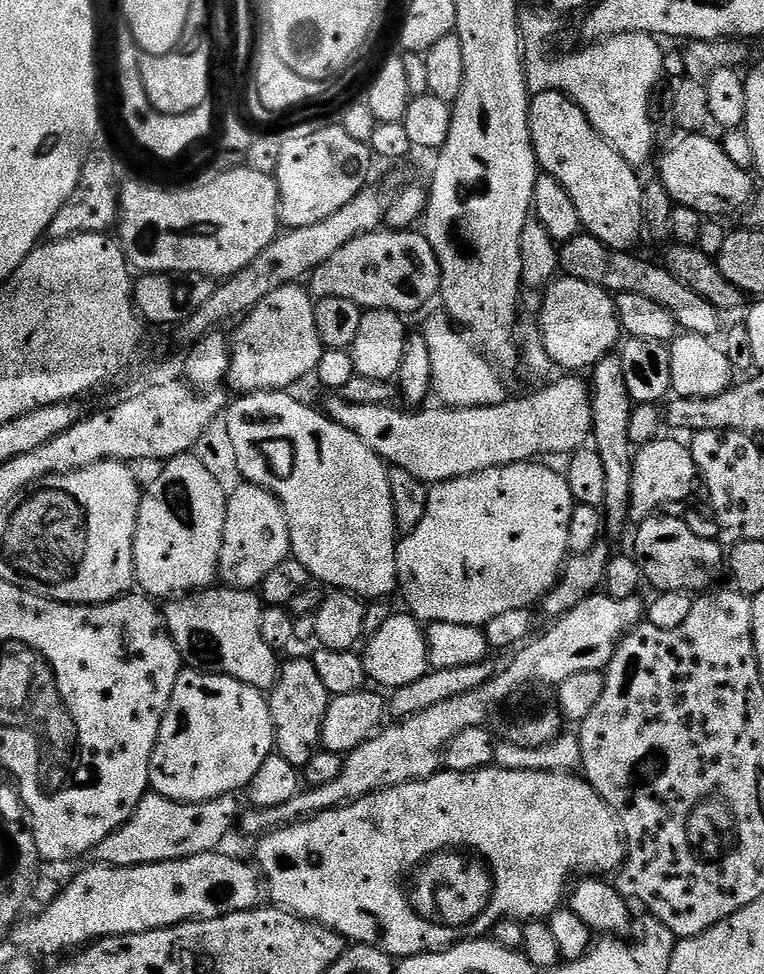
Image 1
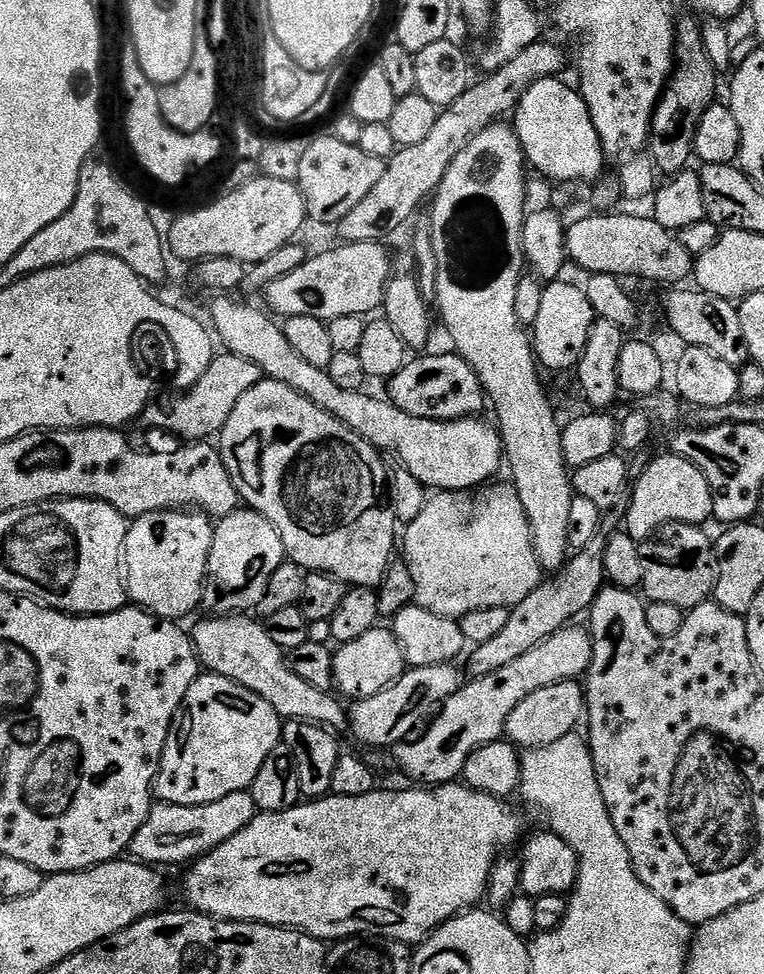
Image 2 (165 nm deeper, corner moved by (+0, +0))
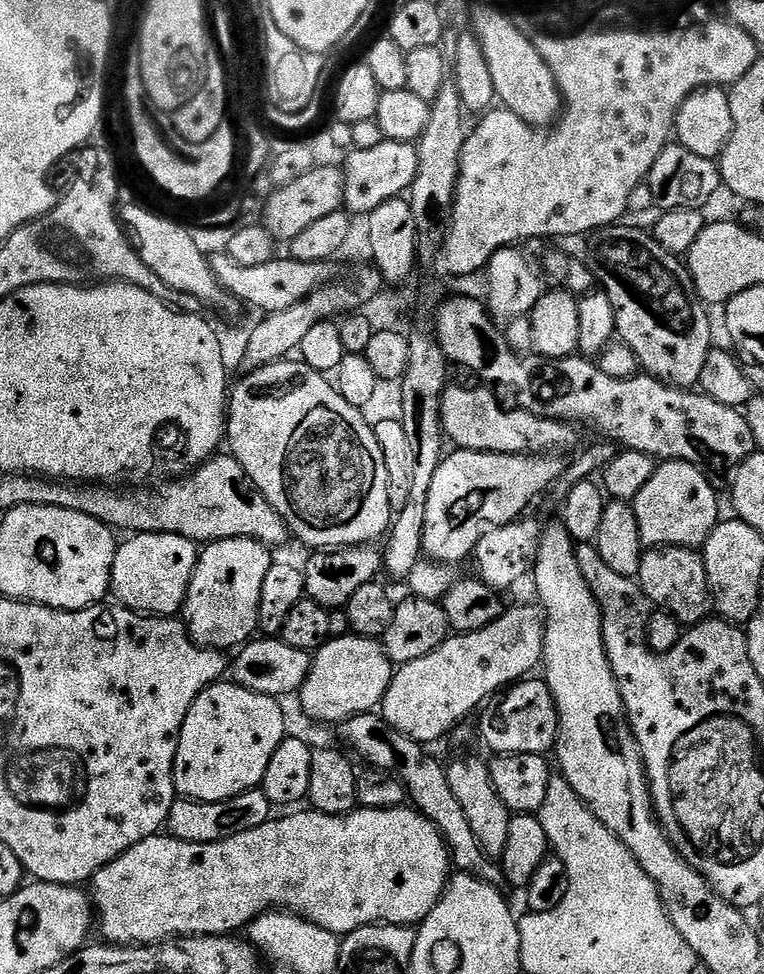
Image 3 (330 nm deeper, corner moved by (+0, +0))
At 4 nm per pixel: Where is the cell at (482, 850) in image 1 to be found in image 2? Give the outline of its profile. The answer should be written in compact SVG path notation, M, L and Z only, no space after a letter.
M463 782L438 784L435 786L408 786L405 792L362 792L358 796L327 795L312 798L281 812L260 812L234 838L222 842L213 852L200 857L187 869L184 876L184 896L188 899L187 907L205 916L215 916L218 920L248 920L252 924L276 924L280 928L294 928L313 936L316 940L331 942L344 940L347 936L360 936L363 932L373 932L373 937L398 940L409 946L419 945L428 939L437 928L443 926L453 916L459 916L462 910L471 909L485 899L488 877L492 875L493 861L507 844L521 839L520 832L512 828L512 808L507 799L469 788Z

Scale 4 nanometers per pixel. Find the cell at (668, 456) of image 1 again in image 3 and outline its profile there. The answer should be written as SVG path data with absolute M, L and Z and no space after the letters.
M665 460L657 463L654 474L646 486L636 495L634 507L638 518L638 530L640 531L640 543L652 548L682 548L692 550L703 545L708 535L713 532L716 525L721 523L720 504L716 501L716 492L712 489L710 481L704 477L705 469L695 464L687 464L685 460Z

